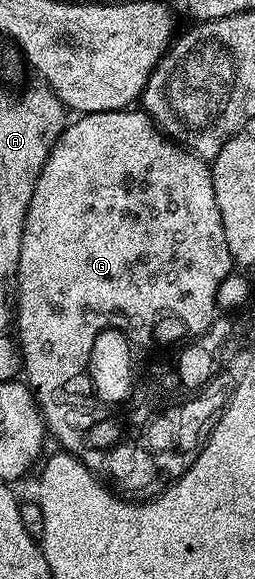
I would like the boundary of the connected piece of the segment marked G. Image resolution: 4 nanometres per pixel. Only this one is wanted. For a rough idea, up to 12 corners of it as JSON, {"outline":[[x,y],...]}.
{"outline":[[79,114],[24,221],[16,342],[53,404],[108,327],[216,322],[212,167]]}

